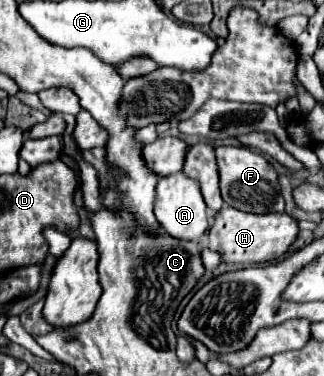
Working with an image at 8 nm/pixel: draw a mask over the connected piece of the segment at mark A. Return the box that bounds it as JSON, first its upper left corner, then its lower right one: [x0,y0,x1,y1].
[154,172,208,240]

